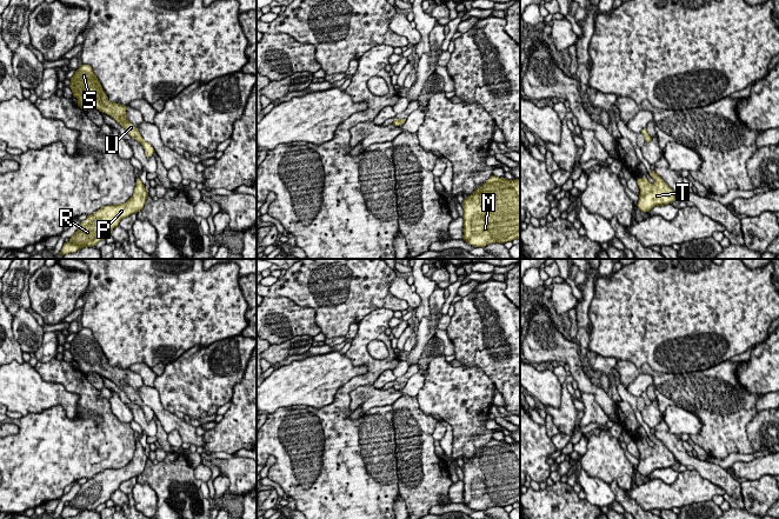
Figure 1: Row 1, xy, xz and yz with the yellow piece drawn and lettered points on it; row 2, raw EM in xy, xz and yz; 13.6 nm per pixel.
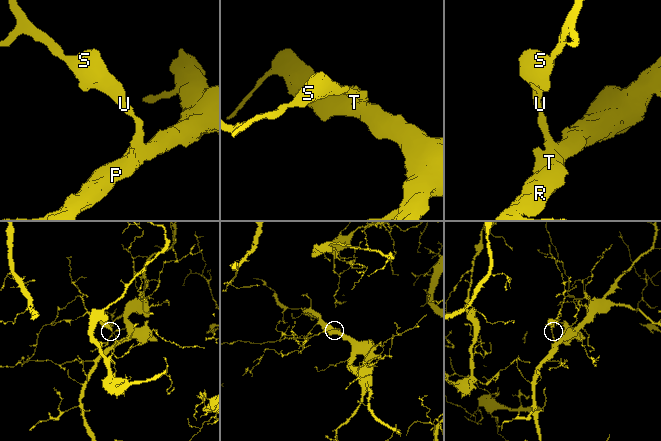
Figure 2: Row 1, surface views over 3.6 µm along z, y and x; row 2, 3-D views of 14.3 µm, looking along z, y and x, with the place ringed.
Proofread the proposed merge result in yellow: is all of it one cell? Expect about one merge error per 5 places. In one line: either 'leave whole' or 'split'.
leave whole

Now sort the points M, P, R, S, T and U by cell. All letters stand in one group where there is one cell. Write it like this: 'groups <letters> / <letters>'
groups M P R S T U

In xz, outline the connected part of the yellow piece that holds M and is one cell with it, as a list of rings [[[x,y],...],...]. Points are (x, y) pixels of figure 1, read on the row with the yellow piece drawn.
[[[492,175],[464,199],[464,240],[474,247],[520,240],[520,179]]]

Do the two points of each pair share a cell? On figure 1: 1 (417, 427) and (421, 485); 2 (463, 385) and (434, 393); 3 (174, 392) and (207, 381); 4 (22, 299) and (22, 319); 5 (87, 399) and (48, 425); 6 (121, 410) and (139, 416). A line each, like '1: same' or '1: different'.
1: same
2: same
3: same
4: different
5: same
6: different

